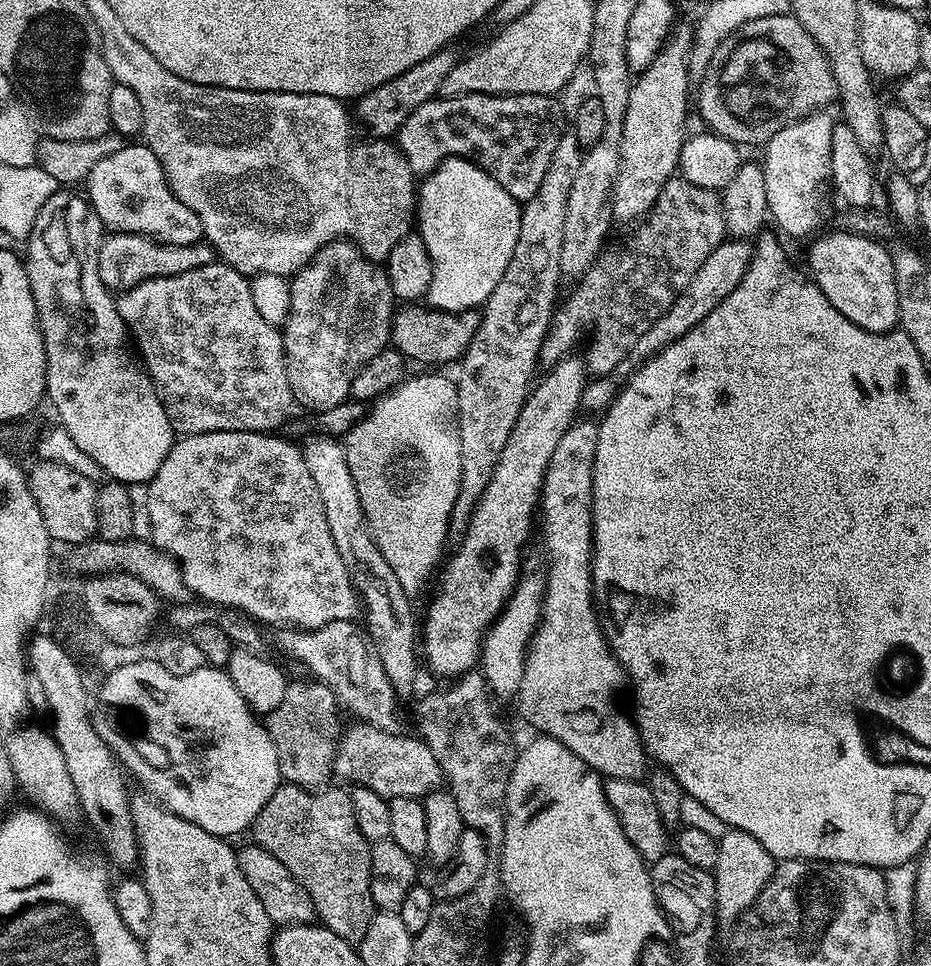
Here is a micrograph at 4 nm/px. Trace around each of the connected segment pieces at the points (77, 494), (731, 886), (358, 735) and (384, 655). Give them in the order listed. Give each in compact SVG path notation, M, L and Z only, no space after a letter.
M40 460L27 473L30 494L42 510L42 522L46 522L48 535L57 545L75 546L84 544L97 535L96 530L96 489L97 485L90 478L70 470L70 466Z
M728 828L718 838L718 862L714 869L716 877L716 919L721 925L732 926L747 912L748 908L764 893L776 873L777 859L746 830Z
M356 722L353 725L349 732L347 729L341 735L332 763L335 775L349 780L349 785L372 789L389 800L394 797L419 799L443 783L438 762L420 737L404 736L363 722Z
M315 434L309 438L305 444L302 444L304 453L304 461L306 462L306 470L310 470L310 479L314 481L314 487L318 490L318 499L322 501L322 510L326 510L326 523L330 525L330 535L334 537L334 546L338 546L338 555L342 558L342 566L346 568L346 574L350 578L350 582L356 588L356 595L359 596L362 605L362 624L368 633L368 637L372 640L372 645L376 647L378 658L382 662L382 670L386 670L386 678L390 678L390 682L396 687L397 693L404 694L408 692L416 684L416 660L418 664L418 622L412 618L412 604L409 593L402 590L402 586L398 582L398 577L394 574L394 570L390 570L390 562L386 562L386 558L382 558L382 550L378 550L376 539L372 536L372 531L368 525L366 514L362 510L362 498L358 498L358 488L354 486L354 478L350 474L350 468L346 462L344 454L344 445L339 439L333 438L327 434Z

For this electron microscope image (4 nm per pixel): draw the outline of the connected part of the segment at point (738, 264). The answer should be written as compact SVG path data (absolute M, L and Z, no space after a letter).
M728 238L724 243L718 245L710 254L710 258L706 258L706 262L702 262L702 266L698 266L694 278L690 278L690 282L686 282L686 286L680 291L678 298L674 298L670 310L666 310L666 314L662 314L662 318L658 318L658 322L654 322L654 326L650 326L650 330L646 330L646 334L642 334L642 338L638 338L638 342L634 342L628 357L616 367L615 378L607 375L593 379L593 384L592 381L585 383L584 393L580 399L581 405L597 414L607 410L615 400L616 393L620 391L621 382L627 380L651 356L658 355L662 350L666 350L666 346L678 342L678 338L690 334L690 330L694 330L694 326L698 326L698 322L702 322L702 318L706 318L706 314L710 314L710 310L717 308L735 290L750 266L751 257L752 244L748 240Z

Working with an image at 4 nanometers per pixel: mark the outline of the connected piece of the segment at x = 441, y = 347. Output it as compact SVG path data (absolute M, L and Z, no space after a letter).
M408 302L395 309L390 329L390 344L409 361L455 365L470 346L481 319L481 313L474 308L465 312L439 312L437 308L425 306L420 302Z

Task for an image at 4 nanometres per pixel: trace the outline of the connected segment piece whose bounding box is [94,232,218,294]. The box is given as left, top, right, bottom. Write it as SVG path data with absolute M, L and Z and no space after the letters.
M113 232L105 235L94 255L98 262L98 274L108 291L119 294L146 282L150 278L170 278L174 274L186 274L186 270L198 270L198 266L217 263L216 249L207 242L190 246L170 246L129 232Z

